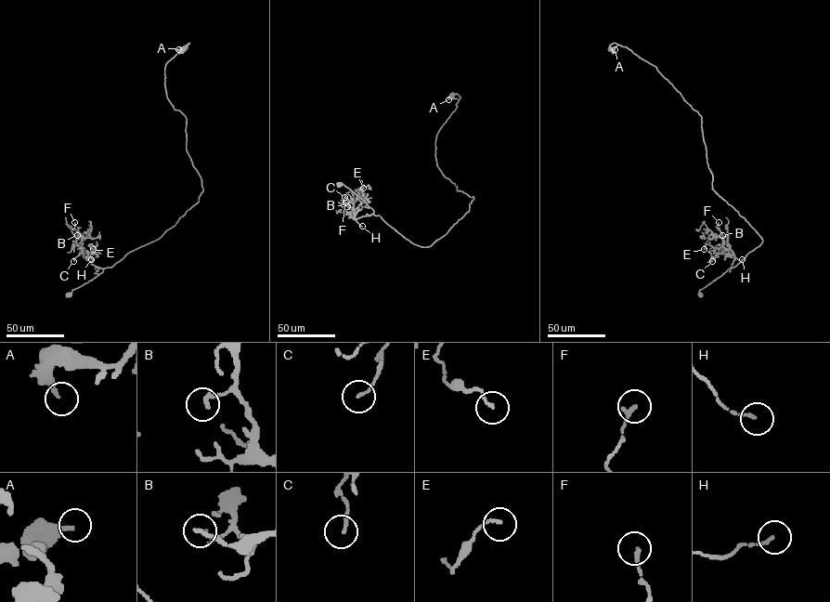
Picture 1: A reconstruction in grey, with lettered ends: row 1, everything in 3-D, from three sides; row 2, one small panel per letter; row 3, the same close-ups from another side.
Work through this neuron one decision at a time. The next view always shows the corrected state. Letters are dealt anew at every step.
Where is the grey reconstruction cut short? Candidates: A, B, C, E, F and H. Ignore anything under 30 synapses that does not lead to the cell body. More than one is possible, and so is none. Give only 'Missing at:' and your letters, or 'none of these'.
Missing at: none of these

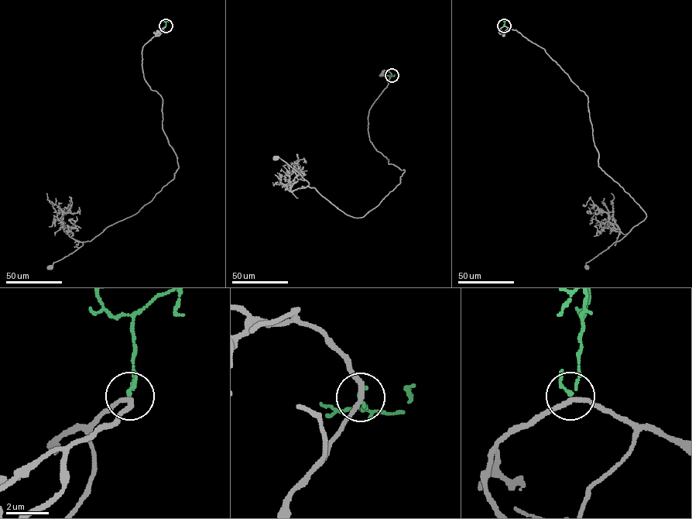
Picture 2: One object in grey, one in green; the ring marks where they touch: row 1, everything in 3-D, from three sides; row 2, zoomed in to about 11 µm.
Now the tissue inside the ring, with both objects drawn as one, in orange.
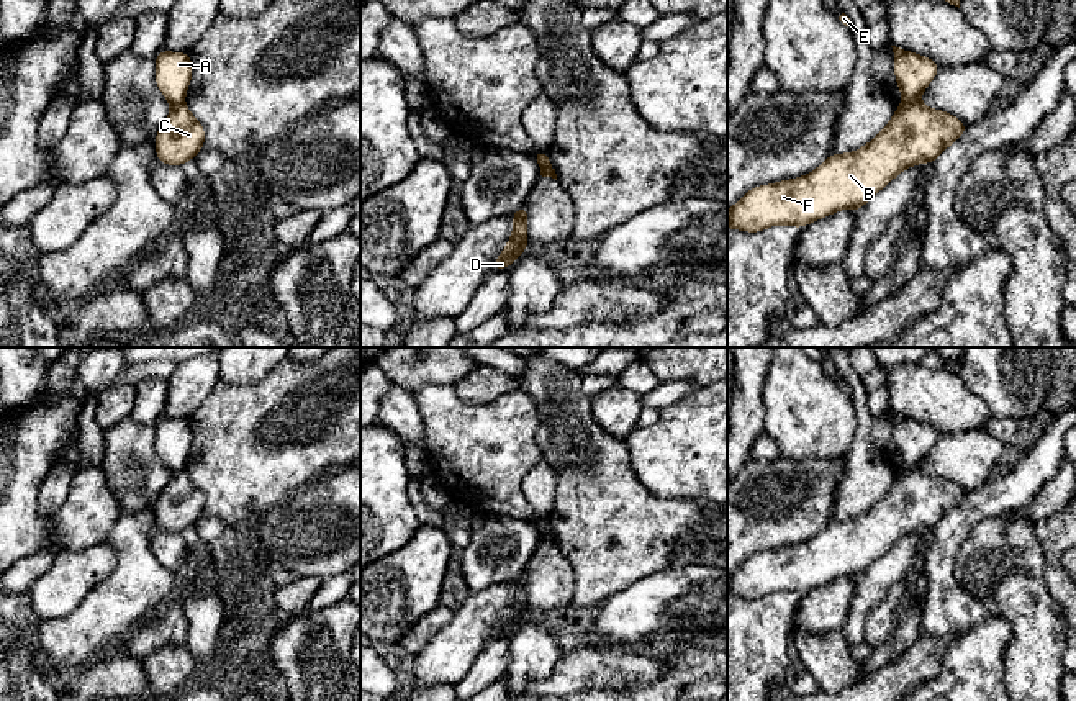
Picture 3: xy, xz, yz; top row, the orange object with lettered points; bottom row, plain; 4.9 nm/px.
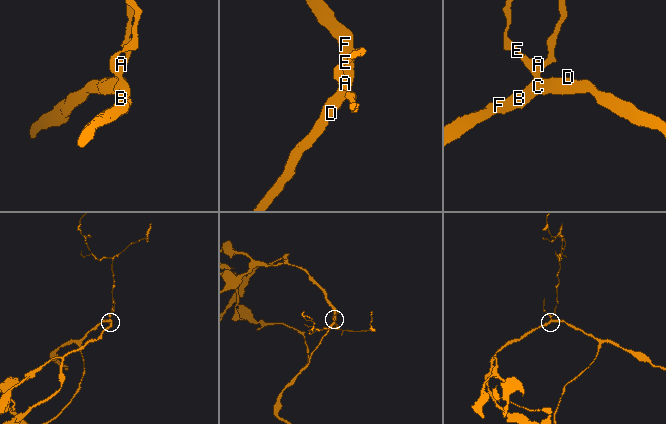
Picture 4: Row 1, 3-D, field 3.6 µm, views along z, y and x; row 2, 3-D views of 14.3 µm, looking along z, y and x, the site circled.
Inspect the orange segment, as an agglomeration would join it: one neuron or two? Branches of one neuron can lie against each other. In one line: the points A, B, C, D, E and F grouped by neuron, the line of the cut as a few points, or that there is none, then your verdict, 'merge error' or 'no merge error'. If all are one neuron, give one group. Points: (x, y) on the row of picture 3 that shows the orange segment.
groups A E / B C D F; cut yz (917, 100), (904, 107); merge error

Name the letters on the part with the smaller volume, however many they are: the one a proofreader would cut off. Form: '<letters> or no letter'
A, E

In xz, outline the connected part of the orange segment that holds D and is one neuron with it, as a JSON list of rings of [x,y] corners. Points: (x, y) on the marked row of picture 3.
[[[522,205],[519,210],[509,215],[514,221],[513,234],[506,247],[500,252],[500,257],[493,262],[493,270],[501,272],[508,269],[527,247],[527,216],[529,208]]]

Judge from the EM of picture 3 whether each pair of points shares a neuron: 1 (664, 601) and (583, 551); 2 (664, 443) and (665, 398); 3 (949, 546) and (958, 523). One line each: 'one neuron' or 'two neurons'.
1: two neurons
2: two neurons
3: one neuron

